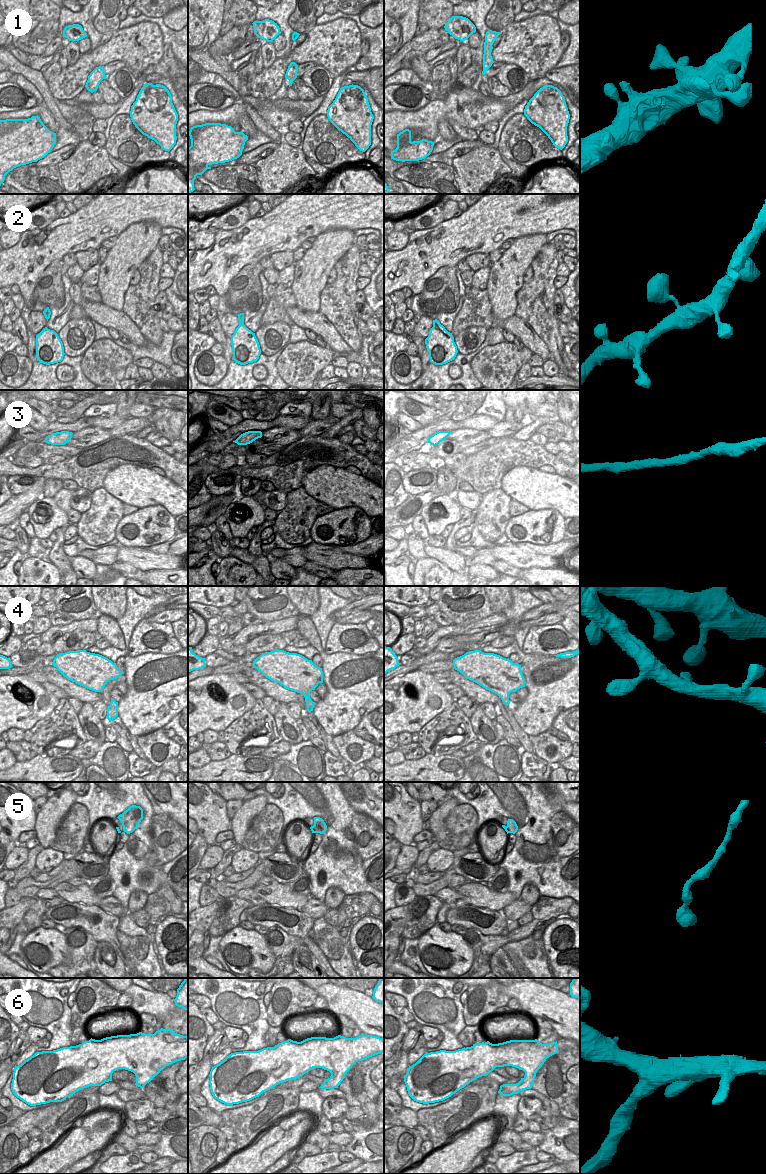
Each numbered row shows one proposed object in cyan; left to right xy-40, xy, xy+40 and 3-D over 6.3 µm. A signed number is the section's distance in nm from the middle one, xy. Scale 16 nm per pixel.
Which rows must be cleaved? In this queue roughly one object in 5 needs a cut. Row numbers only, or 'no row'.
no row

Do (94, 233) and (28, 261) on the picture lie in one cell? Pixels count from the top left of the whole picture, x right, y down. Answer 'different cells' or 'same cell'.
same cell

